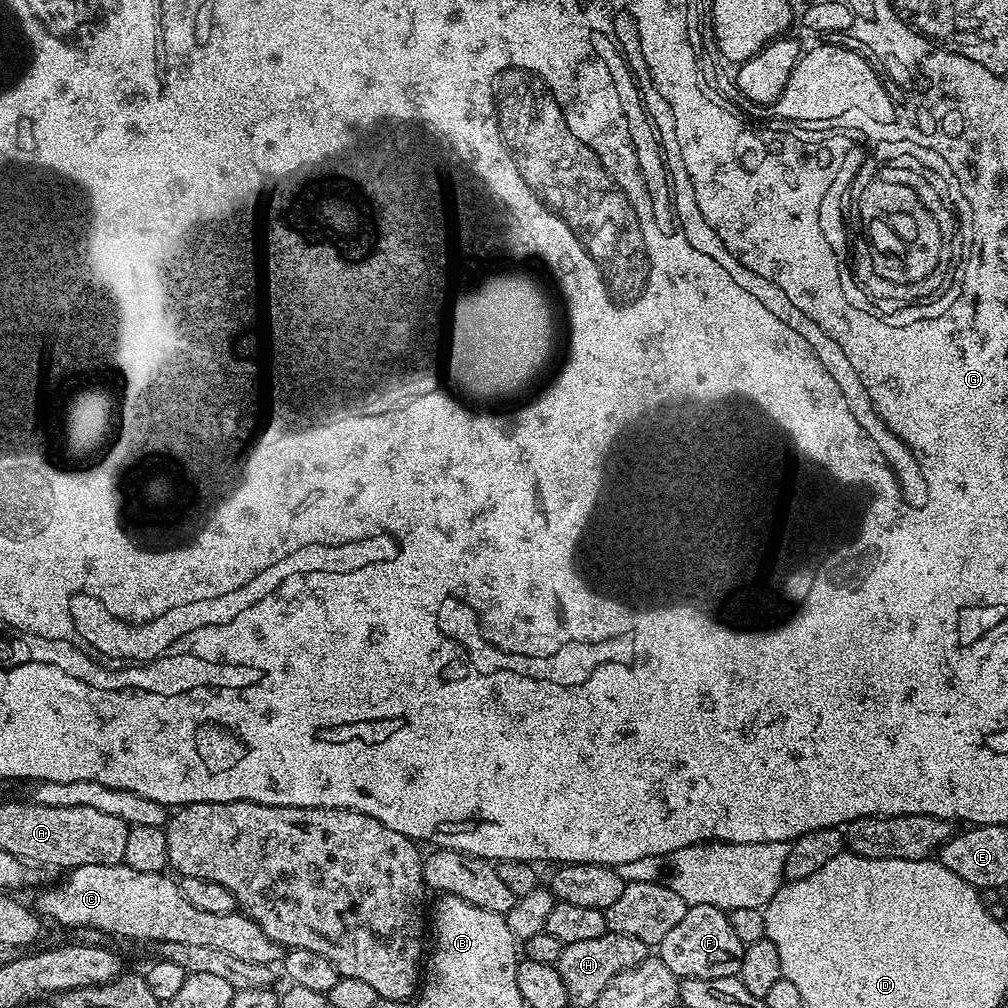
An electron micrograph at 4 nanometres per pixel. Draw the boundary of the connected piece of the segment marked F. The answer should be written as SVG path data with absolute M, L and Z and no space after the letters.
M694 904L682 914L666 938L658 946L658 955L678 978L730 978L739 977L745 944L734 934L730 918L718 906Z

